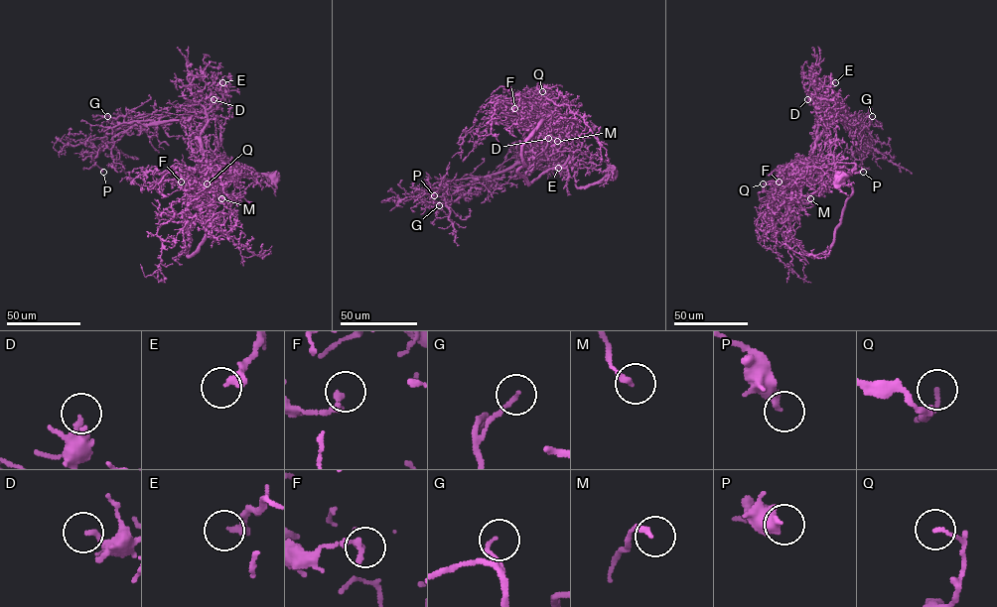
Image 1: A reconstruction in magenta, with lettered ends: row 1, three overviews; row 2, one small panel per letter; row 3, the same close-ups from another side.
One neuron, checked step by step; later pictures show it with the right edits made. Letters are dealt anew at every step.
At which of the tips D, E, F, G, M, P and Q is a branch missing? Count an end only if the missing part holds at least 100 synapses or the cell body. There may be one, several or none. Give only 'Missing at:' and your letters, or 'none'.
Missing at: none

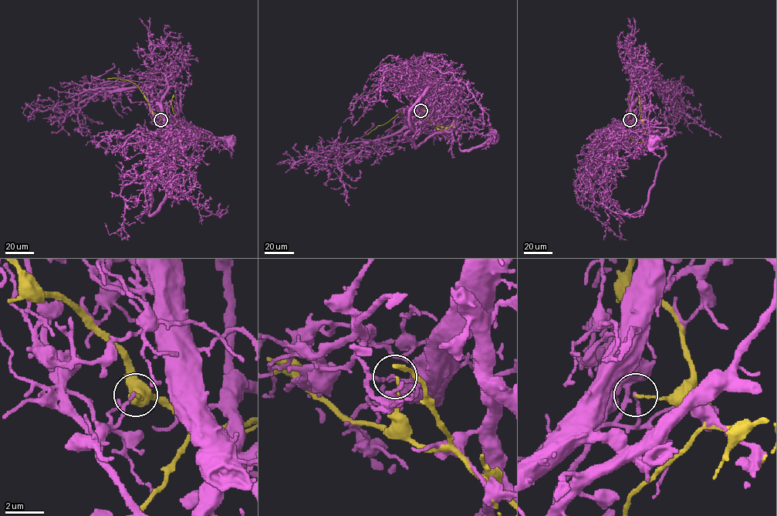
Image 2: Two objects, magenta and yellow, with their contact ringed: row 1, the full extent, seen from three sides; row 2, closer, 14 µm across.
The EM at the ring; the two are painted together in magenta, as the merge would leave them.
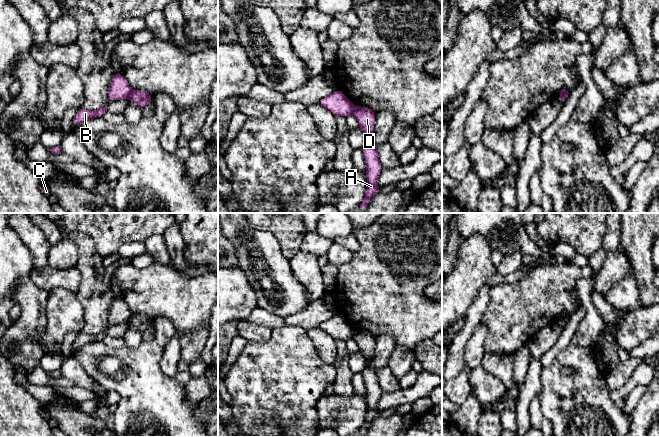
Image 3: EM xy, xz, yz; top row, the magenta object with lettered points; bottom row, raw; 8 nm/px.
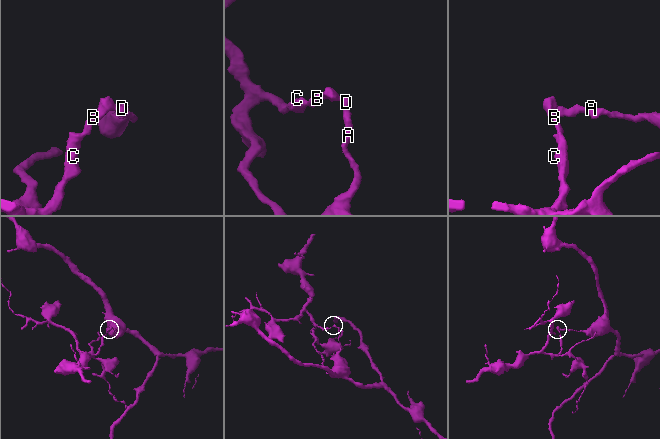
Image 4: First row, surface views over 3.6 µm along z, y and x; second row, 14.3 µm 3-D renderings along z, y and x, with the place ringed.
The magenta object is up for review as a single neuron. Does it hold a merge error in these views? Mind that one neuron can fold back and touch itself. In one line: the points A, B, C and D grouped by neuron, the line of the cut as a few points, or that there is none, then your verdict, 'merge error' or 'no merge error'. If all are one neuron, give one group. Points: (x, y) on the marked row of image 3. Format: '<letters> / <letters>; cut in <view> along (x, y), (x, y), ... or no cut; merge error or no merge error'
A D / B C; cut in xy along (132, 91), (128, 97); merge error

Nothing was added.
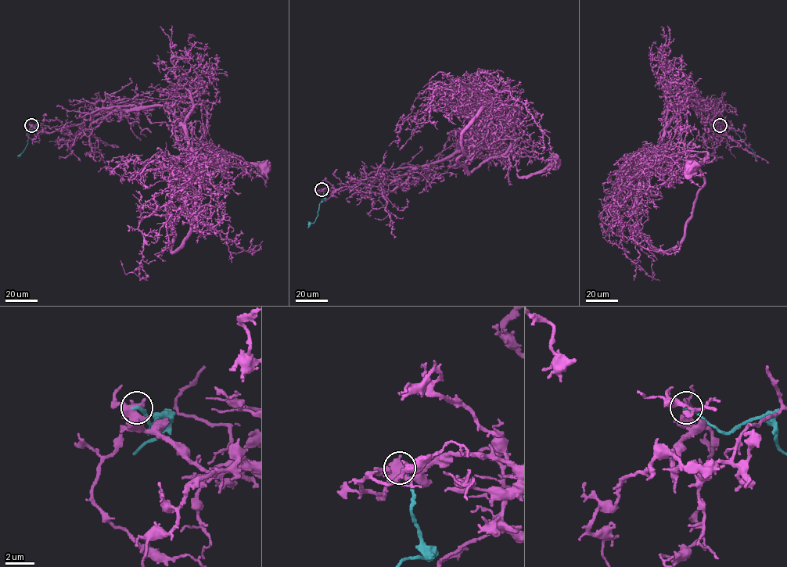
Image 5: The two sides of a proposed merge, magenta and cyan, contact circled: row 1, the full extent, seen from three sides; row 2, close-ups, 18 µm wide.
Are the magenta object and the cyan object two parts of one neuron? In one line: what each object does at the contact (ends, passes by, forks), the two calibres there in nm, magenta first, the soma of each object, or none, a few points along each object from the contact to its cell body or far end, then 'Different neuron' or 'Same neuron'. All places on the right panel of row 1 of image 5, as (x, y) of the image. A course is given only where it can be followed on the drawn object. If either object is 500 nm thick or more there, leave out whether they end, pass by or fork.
At the ring magenta forks. At the ring cyan ends. Thickness 360 nm (magenta) against 260 nm. Soma of magenta: (691, 167). Soma of cyan: none. Course of magenta: (720, 124), (720, 113), (684, 106), (664, 130), (660, 146), (682, 142), (685, 172), (690, 166). Course of cyan: (720, 125), (728, 126), (759, 157). Different neuron

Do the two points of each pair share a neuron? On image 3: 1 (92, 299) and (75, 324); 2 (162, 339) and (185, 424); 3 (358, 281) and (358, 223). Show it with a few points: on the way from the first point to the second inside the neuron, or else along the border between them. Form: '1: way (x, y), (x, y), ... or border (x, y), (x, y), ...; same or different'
1: border (75, 292), (83, 308), (83, 330); different
2: border (154, 336), (154, 339), (163, 347); different
3: border (372, 223), (363, 228), (353, 230); different

